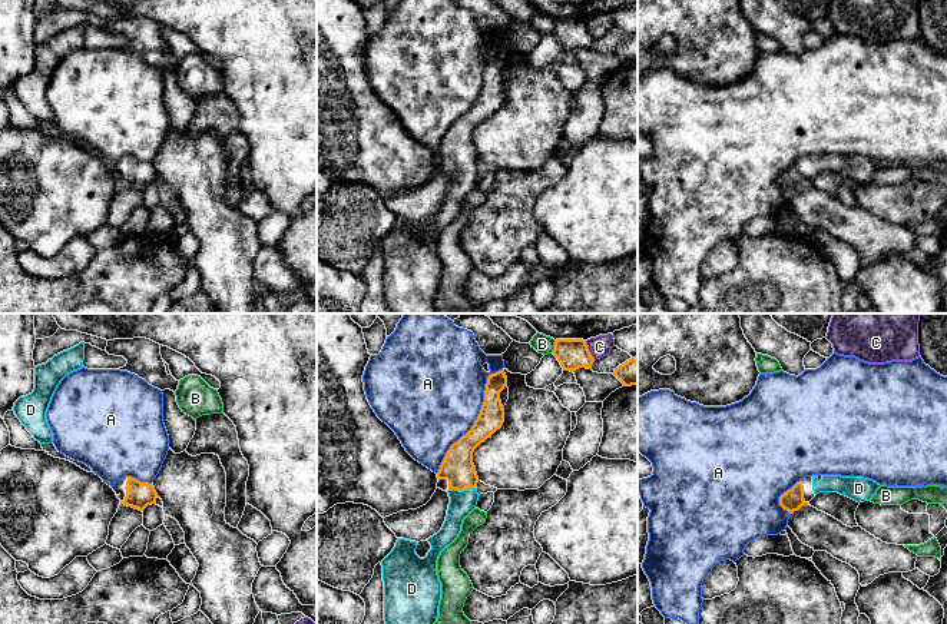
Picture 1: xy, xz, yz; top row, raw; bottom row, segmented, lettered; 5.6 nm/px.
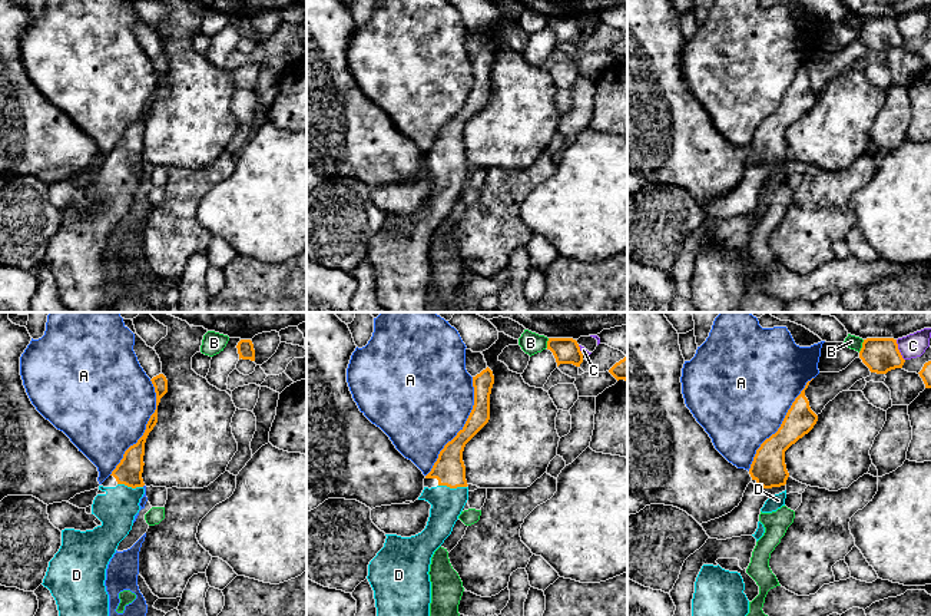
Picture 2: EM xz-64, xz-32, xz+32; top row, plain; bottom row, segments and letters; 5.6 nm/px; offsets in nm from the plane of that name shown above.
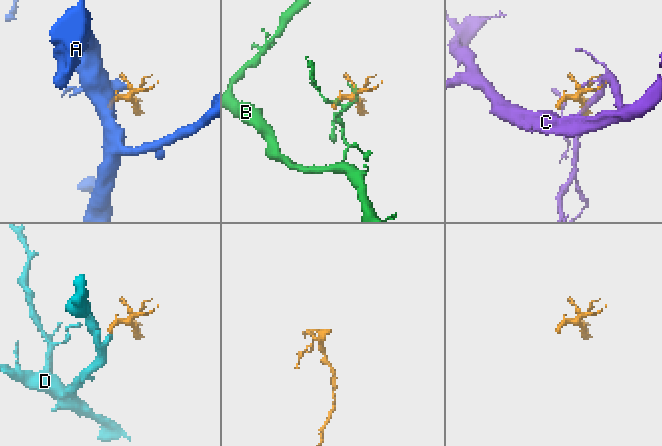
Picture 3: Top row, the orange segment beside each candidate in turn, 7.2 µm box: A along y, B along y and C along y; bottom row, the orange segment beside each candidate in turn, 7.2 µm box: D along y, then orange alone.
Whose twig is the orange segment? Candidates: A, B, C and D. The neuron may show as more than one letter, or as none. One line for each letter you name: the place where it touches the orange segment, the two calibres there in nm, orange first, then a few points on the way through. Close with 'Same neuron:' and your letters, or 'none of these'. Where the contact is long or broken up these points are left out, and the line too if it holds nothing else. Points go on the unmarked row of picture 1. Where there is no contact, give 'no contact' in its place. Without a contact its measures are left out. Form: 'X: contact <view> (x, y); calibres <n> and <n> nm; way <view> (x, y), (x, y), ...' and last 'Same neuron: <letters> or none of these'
D: contact xz (462, 169); calibres 180 and 140 nm; way xz (457, 146), (462, 155), (462, 169), (462, 182)
Same neuron: D

